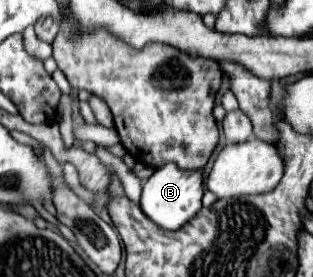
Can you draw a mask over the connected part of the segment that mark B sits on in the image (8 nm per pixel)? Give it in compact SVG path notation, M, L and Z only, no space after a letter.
M165 164L159 170L153 172L153 176L143 186L141 196L141 210L151 218L157 226L165 230L179 230L183 228L191 218L197 216L201 210L201 198L203 198L203 176L199 170L179 170L175 164Z

